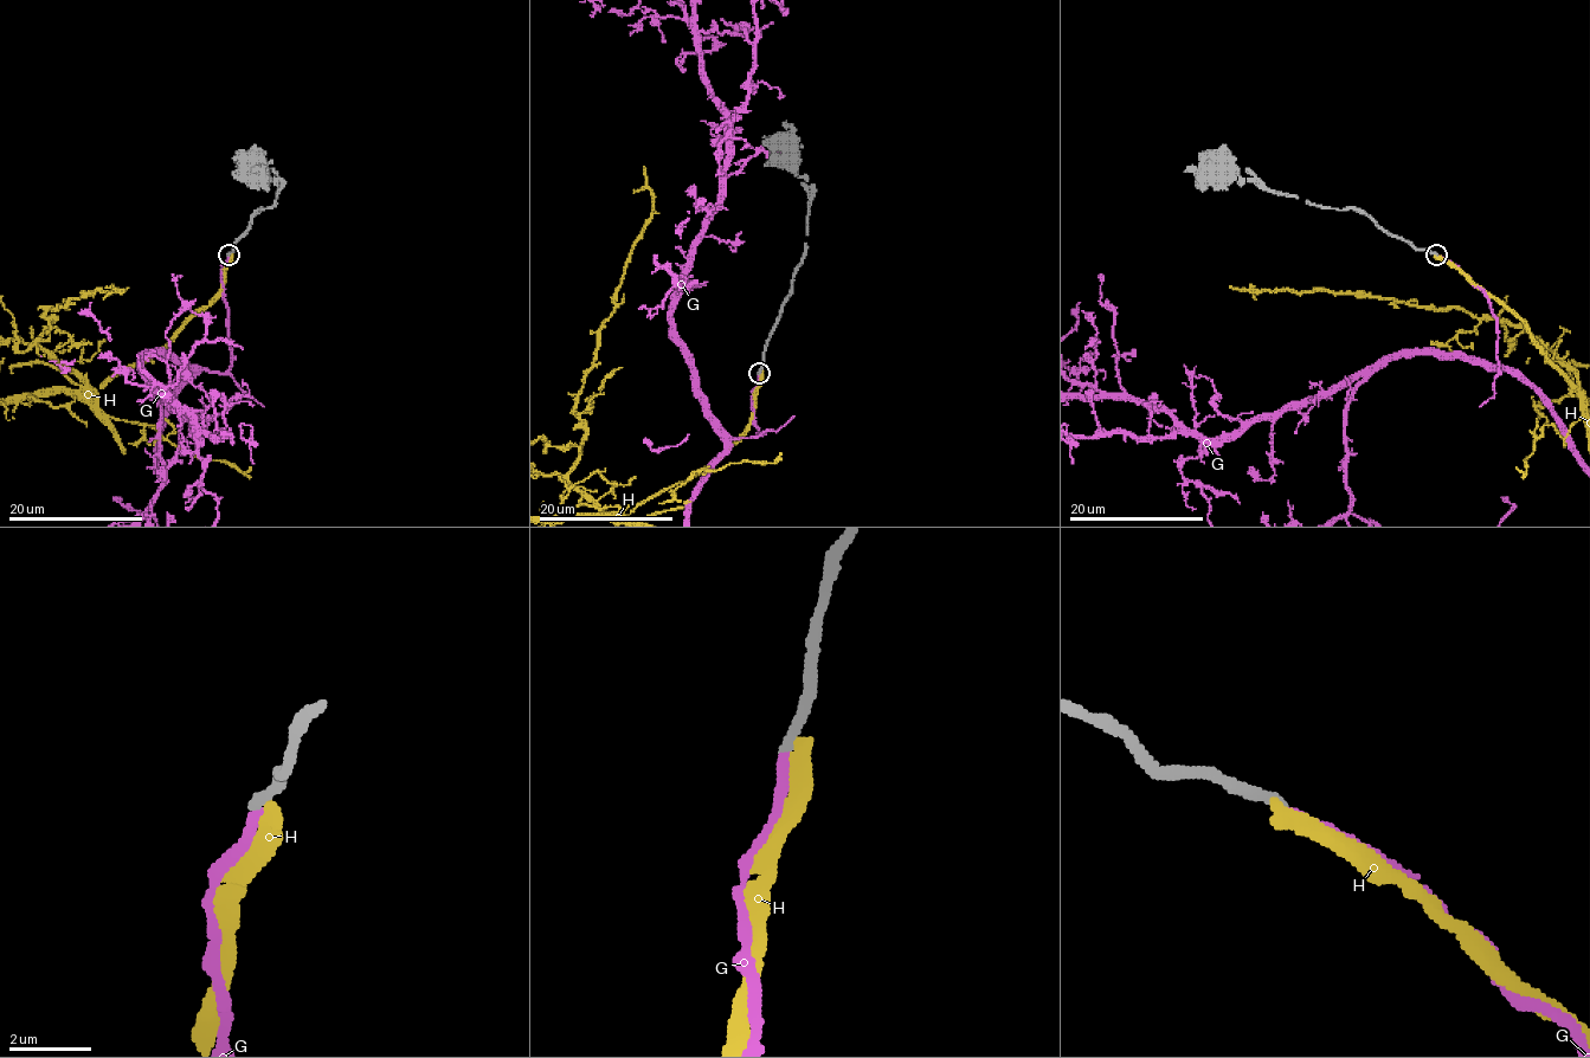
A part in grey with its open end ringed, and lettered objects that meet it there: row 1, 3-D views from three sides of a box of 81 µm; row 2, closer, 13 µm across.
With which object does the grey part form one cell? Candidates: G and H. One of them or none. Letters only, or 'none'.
G

